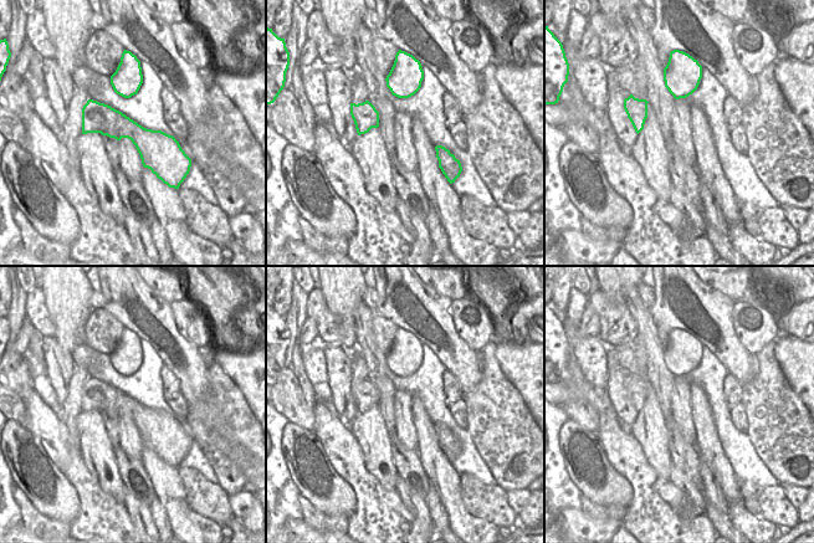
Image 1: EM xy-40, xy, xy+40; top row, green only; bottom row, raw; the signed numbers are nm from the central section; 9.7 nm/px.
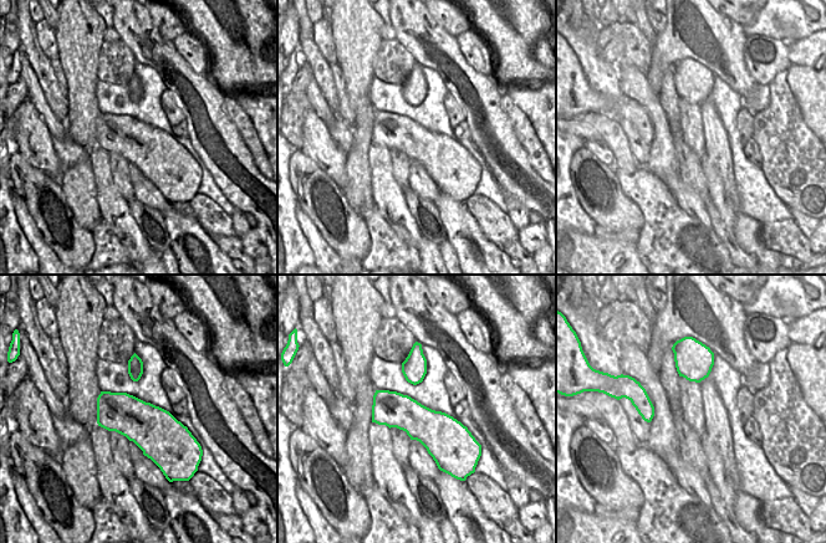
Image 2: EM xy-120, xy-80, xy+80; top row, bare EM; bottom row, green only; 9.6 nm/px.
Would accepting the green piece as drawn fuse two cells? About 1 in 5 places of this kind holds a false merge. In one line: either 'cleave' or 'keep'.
keep

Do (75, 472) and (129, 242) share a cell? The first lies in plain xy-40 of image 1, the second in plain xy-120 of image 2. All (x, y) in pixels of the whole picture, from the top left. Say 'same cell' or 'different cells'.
different cells

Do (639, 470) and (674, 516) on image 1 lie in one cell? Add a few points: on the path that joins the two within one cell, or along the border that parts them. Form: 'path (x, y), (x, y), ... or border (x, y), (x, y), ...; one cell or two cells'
path (645, 481), (651, 493), (663, 505); one cell

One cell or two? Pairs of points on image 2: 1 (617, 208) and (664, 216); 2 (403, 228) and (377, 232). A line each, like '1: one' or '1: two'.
1: two
2: two

